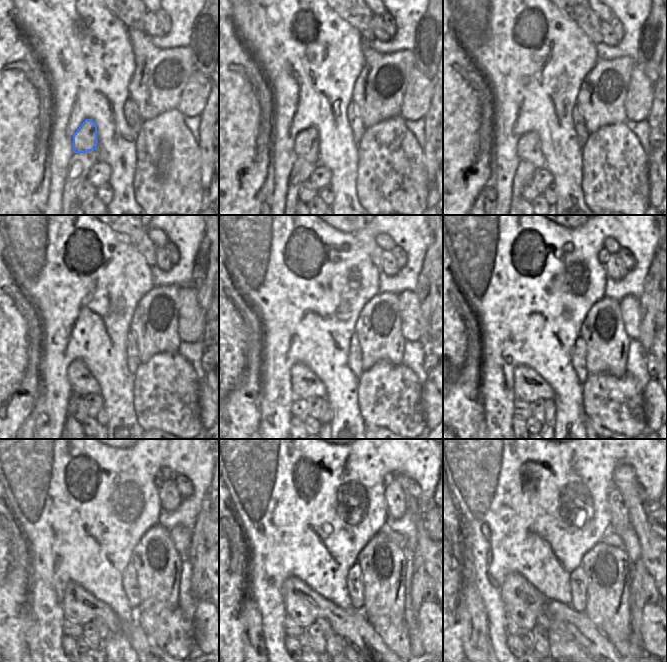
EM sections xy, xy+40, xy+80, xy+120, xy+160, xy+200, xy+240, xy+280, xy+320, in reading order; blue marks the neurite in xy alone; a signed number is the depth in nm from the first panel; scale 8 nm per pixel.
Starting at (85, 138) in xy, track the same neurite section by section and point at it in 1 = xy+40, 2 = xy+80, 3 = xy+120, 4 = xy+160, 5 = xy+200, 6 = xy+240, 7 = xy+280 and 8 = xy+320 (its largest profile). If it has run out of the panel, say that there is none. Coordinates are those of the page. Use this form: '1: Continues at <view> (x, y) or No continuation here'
1: Continues at xy+40 (306, 141)
2: Continues at xy+80 (528, 144)
3: Continues at xy+120 (77, 371)
4: Continues at xy+160 (300, 384)
5: Continues at xy+200 (523, 384)
6: Continues at xy+240 (74, 609)
7: Continues at xy+280 (296, 607)
8: Continues at xy+320 (519, 607).

